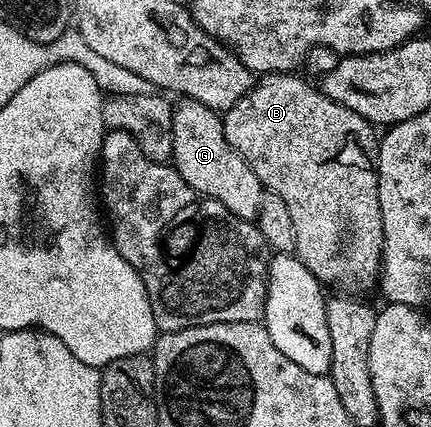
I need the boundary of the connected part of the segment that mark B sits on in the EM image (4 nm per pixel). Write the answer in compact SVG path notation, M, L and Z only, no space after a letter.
M292 72L288 73L267 73L264 74L254 84L251 91L247 91L247 95L243 95L239 99L239 103L235 103L230 109L224 110L223 120L225 123L225 138L229 146L238 153L245 162L251 167L251 171L255 171L255 175L262 183L262 186L270 193L277 193L279 199L283 199L283 203L287 203L287 211L291 215L291 224L295 226L295 247L293 253L307 267L307 271L311 271L311 275L315 275L315 279L321 282L322 286L333 288L333 291L356 291L361 295L369 295L369 293L378 288L379 278L381 276L381 256L383 255L383 247L385 246L385 232L383 231L383 215L379 211L379 187L377 186L377 146L379 137L374 126L363 120L359 115L355 115L355 111L351 111L347 107L343 107L339 103L335 103L320 88L308 85L310 82L304 76L293 77Z

